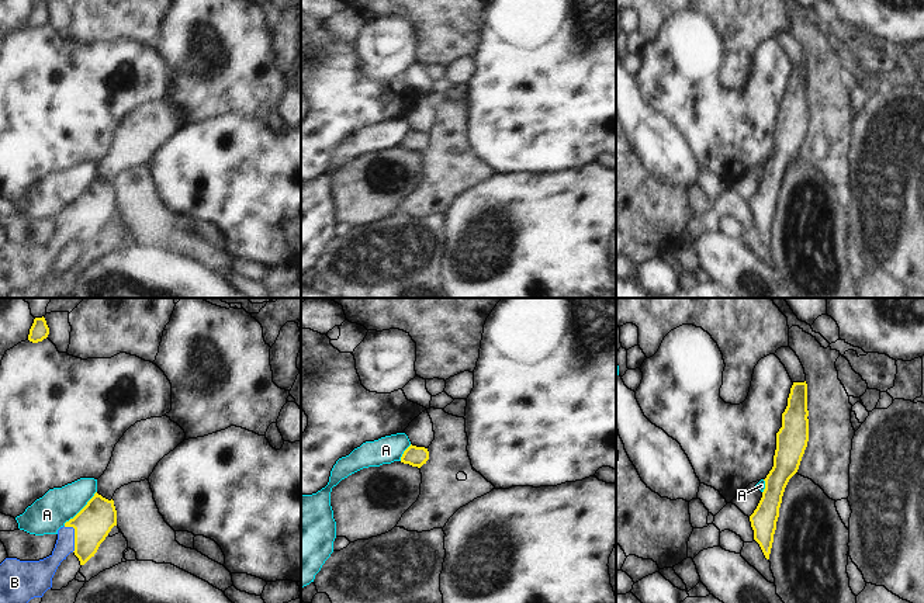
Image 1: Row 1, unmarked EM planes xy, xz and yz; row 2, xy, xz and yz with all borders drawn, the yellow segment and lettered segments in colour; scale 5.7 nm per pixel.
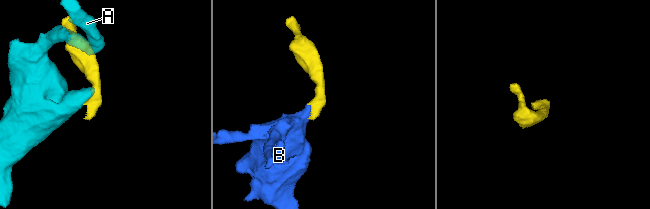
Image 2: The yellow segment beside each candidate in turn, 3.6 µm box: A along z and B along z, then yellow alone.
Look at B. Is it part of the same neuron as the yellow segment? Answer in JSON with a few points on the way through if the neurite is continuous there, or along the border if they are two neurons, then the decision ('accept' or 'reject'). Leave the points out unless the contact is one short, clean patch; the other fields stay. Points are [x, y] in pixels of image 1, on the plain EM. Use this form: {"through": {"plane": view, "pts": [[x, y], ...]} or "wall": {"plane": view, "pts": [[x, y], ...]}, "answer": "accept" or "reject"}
{"through": {"plane": "xy", "pts": [[92, 210], [82, 219], [75, 221], [45, 253]]}, "answer": "accept"}

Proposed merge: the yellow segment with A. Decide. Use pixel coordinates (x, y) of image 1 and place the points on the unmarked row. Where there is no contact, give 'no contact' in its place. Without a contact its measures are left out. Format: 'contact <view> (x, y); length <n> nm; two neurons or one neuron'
contact xy (82, 194); length 280 nm; two neurons

